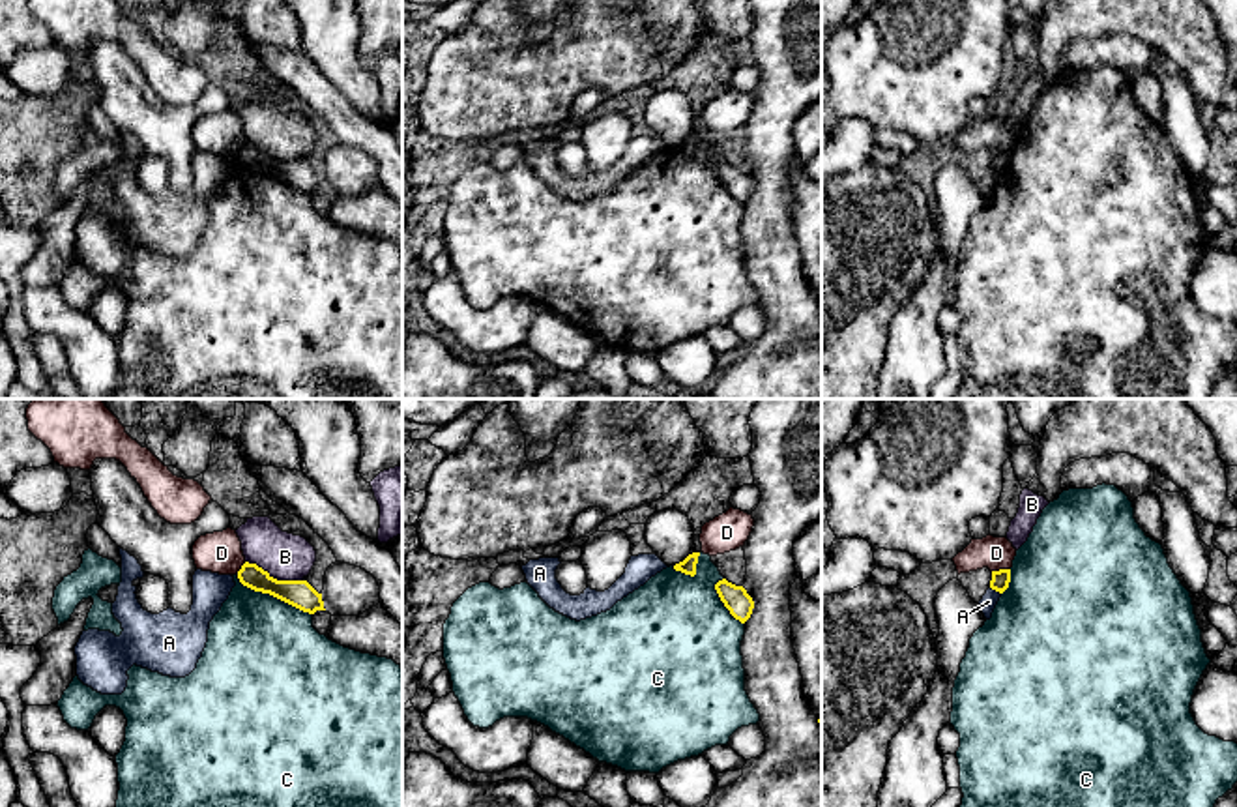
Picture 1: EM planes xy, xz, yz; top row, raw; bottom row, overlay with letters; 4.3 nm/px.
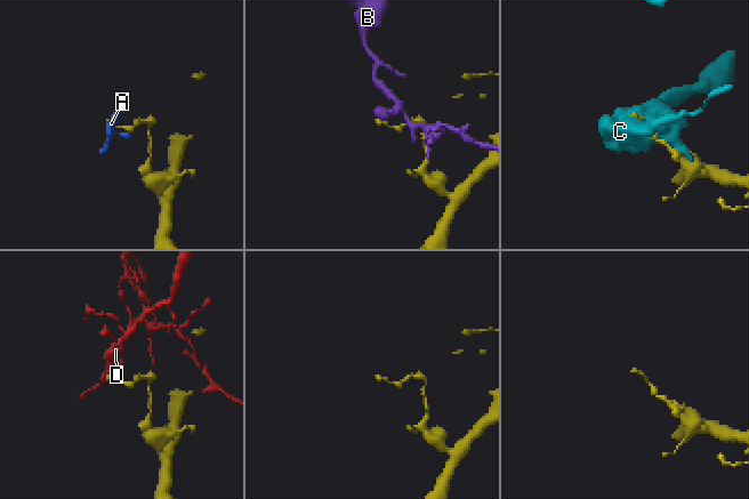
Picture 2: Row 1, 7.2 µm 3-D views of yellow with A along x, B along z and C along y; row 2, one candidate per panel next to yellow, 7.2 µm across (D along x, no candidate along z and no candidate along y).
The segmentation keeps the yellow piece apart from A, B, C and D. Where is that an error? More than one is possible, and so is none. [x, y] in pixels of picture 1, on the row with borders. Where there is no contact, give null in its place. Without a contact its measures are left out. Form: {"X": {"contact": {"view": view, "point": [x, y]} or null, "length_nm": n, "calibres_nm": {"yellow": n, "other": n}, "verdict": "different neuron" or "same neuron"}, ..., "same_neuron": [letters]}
{"A": {"contact": {"view": "yz", "point": [996, 590]}, "length_nm": 60, "calibres_nm": {"yellow": 80, "other": 70}, "verdict": "different neuron"}, "B": {"contact": {"view": "xy", "point": [272, 577]}, "length_nm": 260, "calibres_nm": {"yellow": 120, "other": 200}, "verdict": "different neuron"}, "C": {"contact": {"view": "xy", "point": [272, 594]}, "length_nm": 380, "calibres_nm": {"yellow": 120, "other": 460}, "verdict": "different neuron"}, "D": {"contact": {"view": "yz", "point": [1000, 570]}, "length_nm": 80, "calibres_nm": {"yellow": 80, "other": 140}, "verdict": "different neuron"}, "same_neuron": []}

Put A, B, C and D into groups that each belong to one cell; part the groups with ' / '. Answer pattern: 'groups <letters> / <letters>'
groups A / B / C / D

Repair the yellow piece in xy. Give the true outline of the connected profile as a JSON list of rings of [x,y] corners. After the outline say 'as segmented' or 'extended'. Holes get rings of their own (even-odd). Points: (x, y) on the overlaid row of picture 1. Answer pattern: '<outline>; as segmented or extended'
[[[249,562],[241,565],[238,579],[243,586],[269,594],[303,612],[314,614],[316,610],[326,610],[322,594],[307,580],[277,580],[268,571]]]; as segmented

